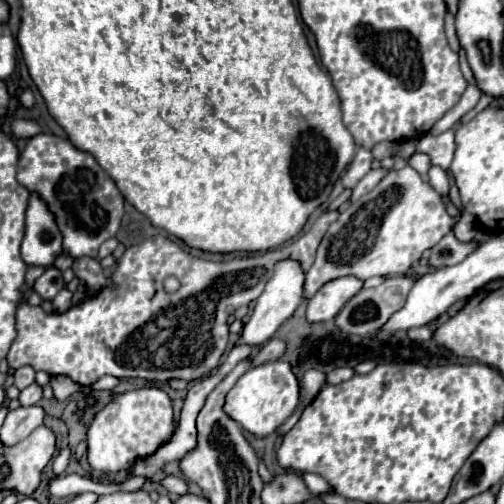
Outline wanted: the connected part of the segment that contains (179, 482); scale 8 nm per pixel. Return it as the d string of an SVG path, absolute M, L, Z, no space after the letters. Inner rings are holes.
M166 477L162 481L162 485L170 491L170 493L176 493L176 495L186 495L188 493L188 483L180 477Z

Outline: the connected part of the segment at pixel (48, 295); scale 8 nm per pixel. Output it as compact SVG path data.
M50 265L46 267L46 271L36 279L34 283L34 289L36 293L42 297L42 299L54 299L54 295L64 287L64 279L62 279L62 273Z

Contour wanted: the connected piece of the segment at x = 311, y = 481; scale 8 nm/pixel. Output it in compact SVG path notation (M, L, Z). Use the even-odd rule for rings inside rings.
M304 473L302 479L306 481L308 489L310 489L312 493L316 493L316 495L332 495L332 493L334 493L332 485L330 485L324 477L318 477L318 475L314 475L314 473Z

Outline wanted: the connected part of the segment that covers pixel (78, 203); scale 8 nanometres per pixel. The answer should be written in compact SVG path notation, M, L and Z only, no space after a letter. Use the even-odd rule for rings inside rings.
M46 133L32 137L18 161L18 181L28 191L40 193L48 203L64 235L64 253L70 257L98 257L98 247L116 235L124 213L124 197L96 159L76 149L68 139Z

